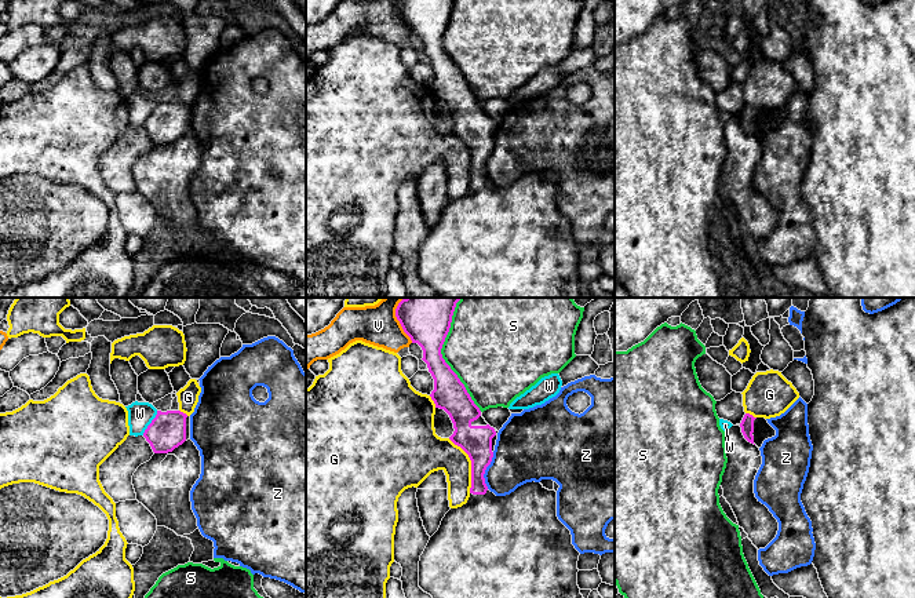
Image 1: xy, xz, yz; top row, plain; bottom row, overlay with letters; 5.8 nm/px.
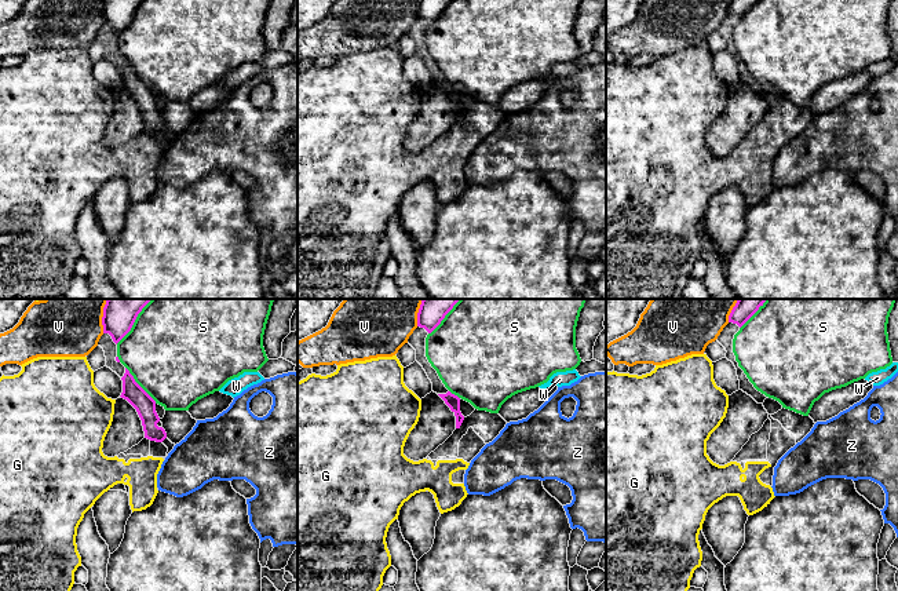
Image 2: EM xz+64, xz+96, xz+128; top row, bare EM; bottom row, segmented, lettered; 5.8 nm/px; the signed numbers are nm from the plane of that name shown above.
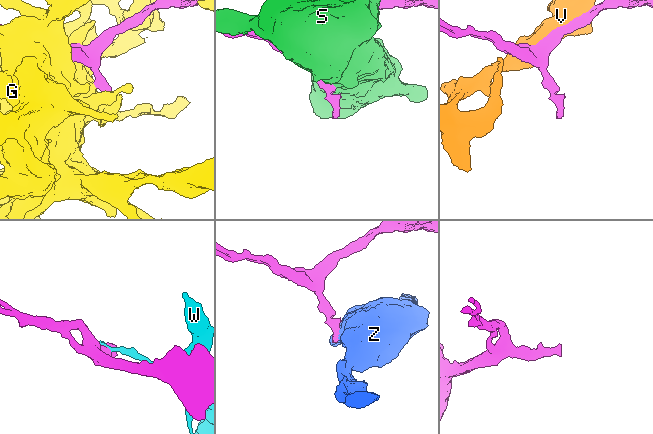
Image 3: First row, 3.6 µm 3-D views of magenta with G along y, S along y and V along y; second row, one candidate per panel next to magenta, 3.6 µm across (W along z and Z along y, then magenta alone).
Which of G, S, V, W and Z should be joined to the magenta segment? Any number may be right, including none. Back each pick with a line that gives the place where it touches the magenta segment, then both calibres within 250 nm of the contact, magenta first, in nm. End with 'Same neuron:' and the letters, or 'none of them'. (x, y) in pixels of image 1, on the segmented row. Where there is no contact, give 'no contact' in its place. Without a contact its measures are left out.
Same neuron: none of them

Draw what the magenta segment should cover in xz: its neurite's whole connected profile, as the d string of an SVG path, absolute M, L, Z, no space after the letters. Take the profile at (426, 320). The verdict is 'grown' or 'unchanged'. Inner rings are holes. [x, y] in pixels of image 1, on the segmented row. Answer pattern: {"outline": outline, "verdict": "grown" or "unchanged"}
{"outline": "M405 298L395 309L395 317L404 332L423 350L422 360L434 379L430 397L435 408L444 409L453 423L455 431L449 440L471 460L470 497L462 507L451 508L430 537L419 561L419 587L433 598L583 598L577 586L580 553L572 544L570 530L557 517L557 492L532 481L510 495L496 496L485 484L484 474L492 462L499 431L485 422L464 384L441 354L459 300L460 298Z", "verdict": "grown"}

